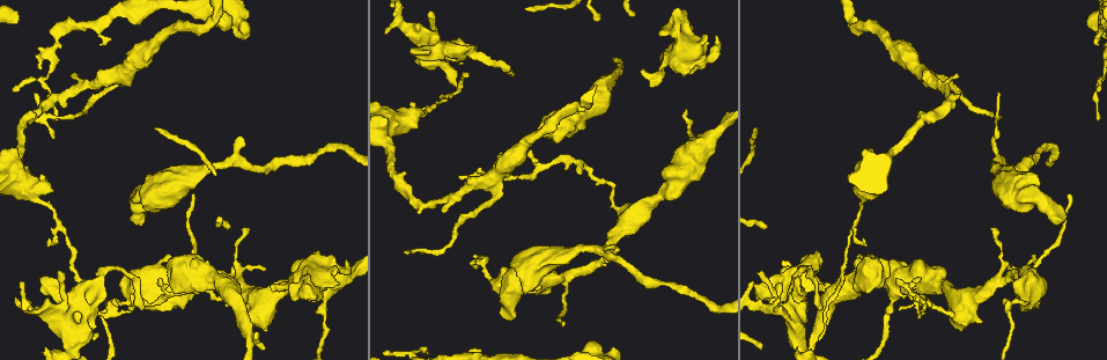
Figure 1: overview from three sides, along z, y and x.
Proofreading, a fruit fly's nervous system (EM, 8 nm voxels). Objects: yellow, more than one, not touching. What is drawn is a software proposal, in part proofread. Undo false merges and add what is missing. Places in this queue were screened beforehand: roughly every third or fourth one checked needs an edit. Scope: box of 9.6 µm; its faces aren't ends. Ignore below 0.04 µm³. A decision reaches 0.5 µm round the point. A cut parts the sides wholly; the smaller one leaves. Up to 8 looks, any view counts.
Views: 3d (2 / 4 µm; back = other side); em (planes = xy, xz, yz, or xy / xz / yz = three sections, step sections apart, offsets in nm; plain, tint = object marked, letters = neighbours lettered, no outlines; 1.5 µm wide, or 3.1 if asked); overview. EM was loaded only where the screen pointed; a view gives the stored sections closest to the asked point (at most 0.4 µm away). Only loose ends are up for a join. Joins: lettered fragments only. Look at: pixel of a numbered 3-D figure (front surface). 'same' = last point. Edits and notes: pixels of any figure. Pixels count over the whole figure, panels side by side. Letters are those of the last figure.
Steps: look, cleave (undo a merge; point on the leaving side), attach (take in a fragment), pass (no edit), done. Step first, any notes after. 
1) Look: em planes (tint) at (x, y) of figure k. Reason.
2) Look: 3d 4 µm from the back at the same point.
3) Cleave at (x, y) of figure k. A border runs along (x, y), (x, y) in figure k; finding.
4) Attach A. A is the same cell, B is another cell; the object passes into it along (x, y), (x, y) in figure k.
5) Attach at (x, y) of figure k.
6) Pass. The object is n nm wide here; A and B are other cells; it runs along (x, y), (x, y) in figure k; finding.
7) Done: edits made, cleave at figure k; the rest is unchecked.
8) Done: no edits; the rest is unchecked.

Look: 3d 4 µm at (1024, 302) of figure 1. Sharp bend.

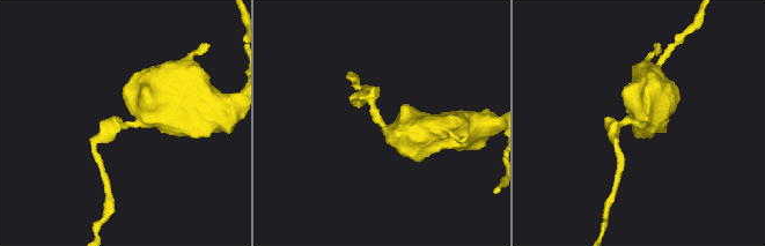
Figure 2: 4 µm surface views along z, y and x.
Look: em yz step 4 (tint) at (642, 123) of figure 2. Now the EM.

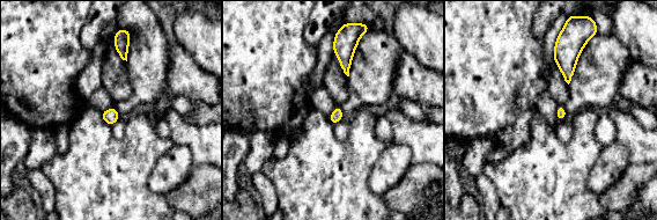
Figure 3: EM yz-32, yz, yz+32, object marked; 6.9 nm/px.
Look: em planes (letters) at the same point.

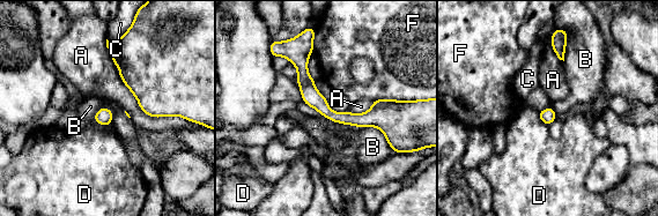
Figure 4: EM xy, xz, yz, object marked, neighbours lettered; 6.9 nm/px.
Pass. A, B, C, D and F are other cells; a border runs along (361, 126), (378, 127), (394, 153) in figure 4; one neuron here.

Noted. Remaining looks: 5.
Look: em xy step 4 (letters) at (1061, 219) of figure 1. Free end.

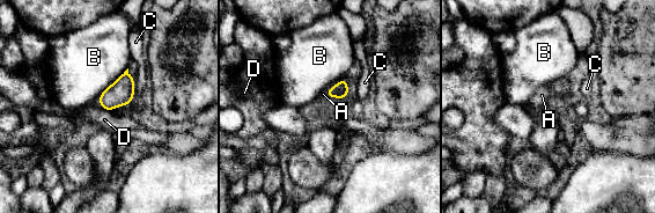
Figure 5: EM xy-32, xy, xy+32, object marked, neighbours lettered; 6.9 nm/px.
Look: em planes (letters) at the same point. Another direction.

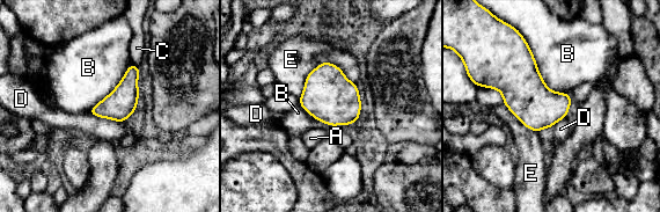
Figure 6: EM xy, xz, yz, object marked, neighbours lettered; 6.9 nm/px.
Pass. The object is 220 nm wide here; A, B, C, D and E are other cells; a border runs along (87, 112), (124, 122) in figure 6; no lettered fragment goes on from it.

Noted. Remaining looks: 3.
Look: 3d 2 µm at (511, 74) of figure 1. Tapers out.

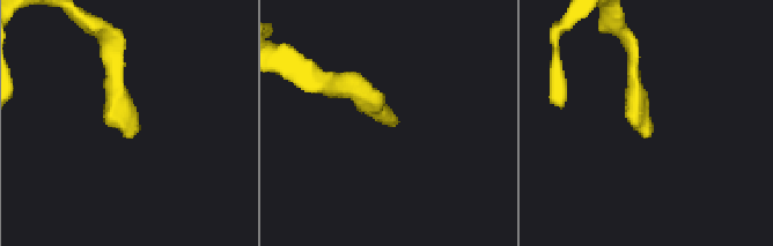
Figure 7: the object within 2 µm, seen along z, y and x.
Look: em planes (letters) at (649, 133) of figure 7. Shape alone is not enough.

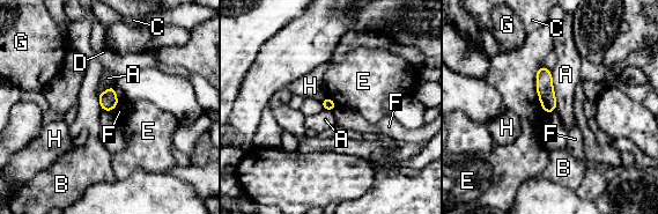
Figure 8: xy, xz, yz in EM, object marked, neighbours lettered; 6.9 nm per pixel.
Pass. A, B, C, D, E, F, G and H are other cells; a border runs along (551, 71), (556, 110) in figure 8; none of them fits.

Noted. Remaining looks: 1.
Done: no edits; the rest is unchecked.

